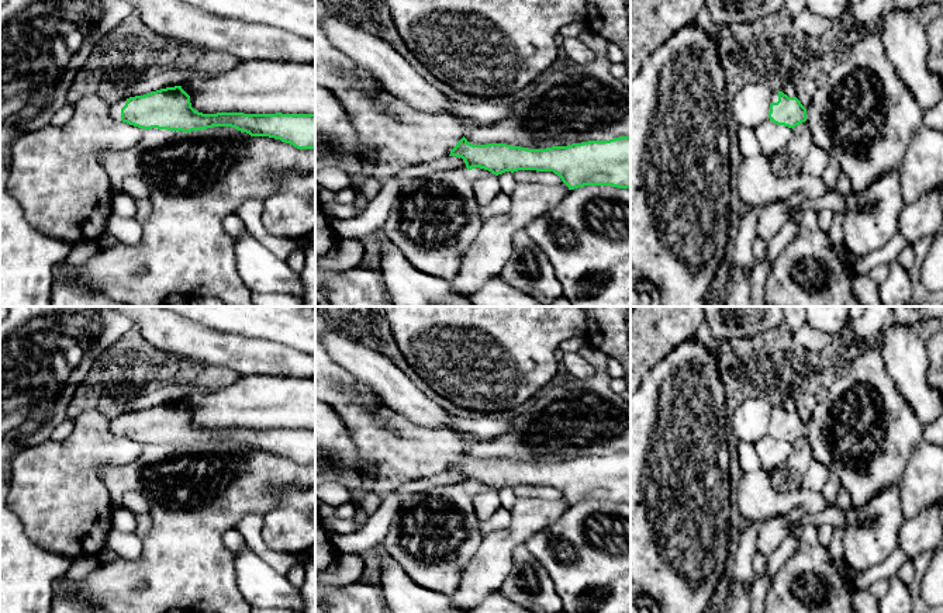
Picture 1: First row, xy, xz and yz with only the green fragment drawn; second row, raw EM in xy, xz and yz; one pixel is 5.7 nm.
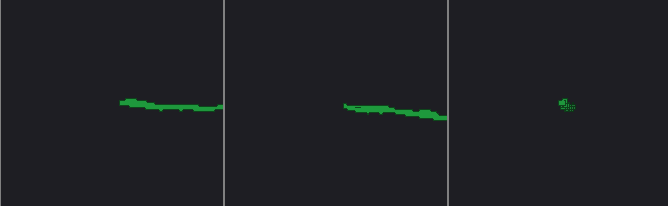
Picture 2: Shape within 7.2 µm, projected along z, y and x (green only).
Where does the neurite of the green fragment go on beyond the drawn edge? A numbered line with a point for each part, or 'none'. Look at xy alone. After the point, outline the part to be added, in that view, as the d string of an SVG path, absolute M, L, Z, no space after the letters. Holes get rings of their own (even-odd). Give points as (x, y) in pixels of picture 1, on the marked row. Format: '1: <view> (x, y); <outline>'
1: xy (114, 108); M120 100L120 101L114 103L114 104L108 104L110 114L117 121L121 121L121 108L125 105L125 103L127 103L127 100Z

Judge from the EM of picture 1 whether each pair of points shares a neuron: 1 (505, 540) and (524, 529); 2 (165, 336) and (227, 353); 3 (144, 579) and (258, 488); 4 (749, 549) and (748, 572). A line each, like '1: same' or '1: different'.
1: same
2: same
3: same
4: same

